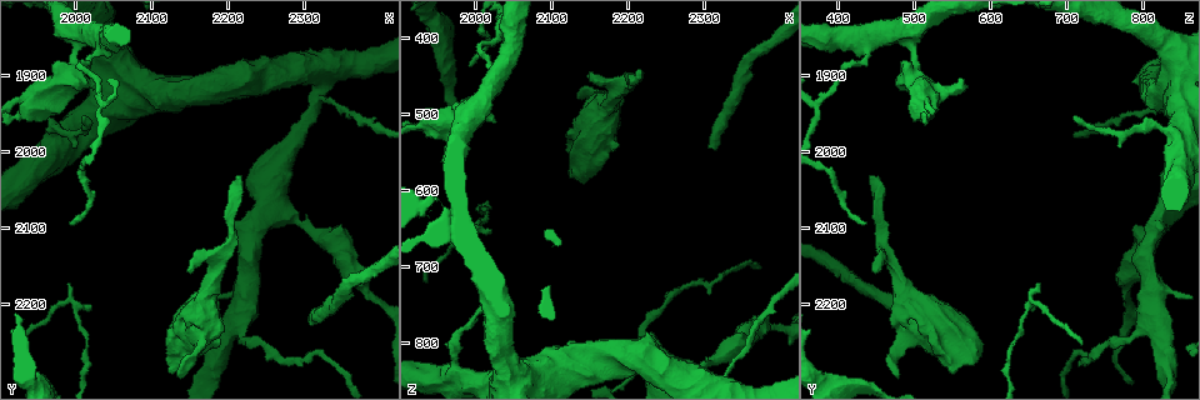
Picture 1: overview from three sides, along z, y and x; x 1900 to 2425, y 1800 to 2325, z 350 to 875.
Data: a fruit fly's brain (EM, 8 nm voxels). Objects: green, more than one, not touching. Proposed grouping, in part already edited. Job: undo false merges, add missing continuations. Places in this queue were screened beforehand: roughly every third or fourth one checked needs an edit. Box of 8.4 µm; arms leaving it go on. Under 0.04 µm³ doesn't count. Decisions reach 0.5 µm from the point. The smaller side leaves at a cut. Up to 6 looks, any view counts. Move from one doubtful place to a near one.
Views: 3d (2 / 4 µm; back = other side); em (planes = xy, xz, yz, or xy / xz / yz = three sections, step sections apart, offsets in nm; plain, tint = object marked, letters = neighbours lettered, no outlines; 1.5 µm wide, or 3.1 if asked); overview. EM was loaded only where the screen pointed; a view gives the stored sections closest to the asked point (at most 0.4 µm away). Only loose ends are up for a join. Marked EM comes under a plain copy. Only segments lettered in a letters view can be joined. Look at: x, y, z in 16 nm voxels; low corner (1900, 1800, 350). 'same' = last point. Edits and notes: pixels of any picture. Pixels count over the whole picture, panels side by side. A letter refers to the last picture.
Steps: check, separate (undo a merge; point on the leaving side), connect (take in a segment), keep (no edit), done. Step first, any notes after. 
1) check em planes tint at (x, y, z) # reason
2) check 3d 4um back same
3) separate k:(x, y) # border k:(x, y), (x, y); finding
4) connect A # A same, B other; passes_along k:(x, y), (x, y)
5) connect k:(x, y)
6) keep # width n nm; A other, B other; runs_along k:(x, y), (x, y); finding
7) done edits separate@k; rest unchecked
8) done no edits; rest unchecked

check 3d 2um at (2400, 2195, 780) # narrows sharply

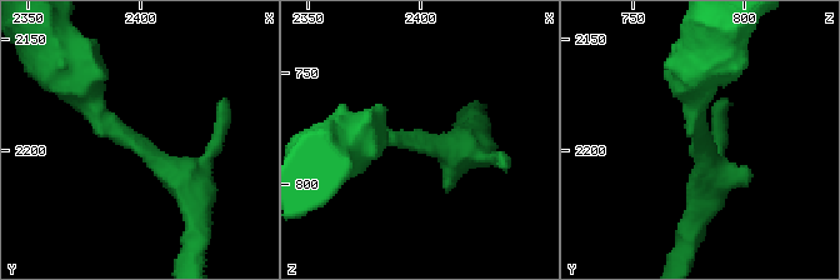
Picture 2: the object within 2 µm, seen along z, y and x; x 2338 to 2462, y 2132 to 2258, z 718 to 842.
check em planes letters at (2397, 2195, 781) # arm_widths 220, 400 nm

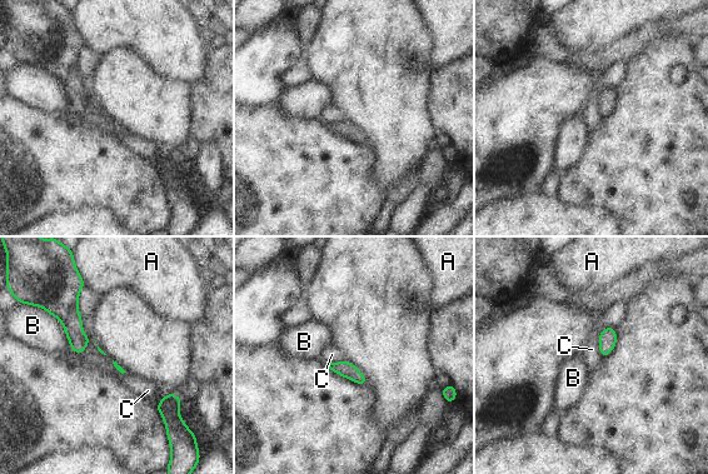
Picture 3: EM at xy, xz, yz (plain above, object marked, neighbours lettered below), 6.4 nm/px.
keep # A other, B other, C other; border 3:(83, 319), (83, 332), (105, 355); one neuron here

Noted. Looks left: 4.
check em xz step 4 letters at (2215, 2035, 440)

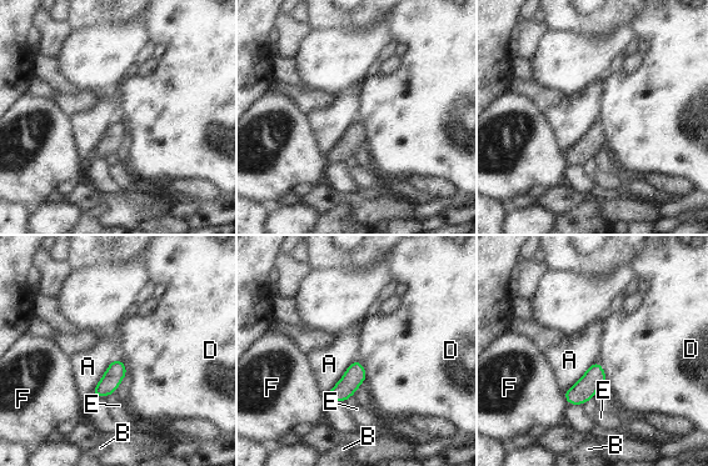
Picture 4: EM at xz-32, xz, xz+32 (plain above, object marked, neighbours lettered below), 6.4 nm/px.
check em planes letters same

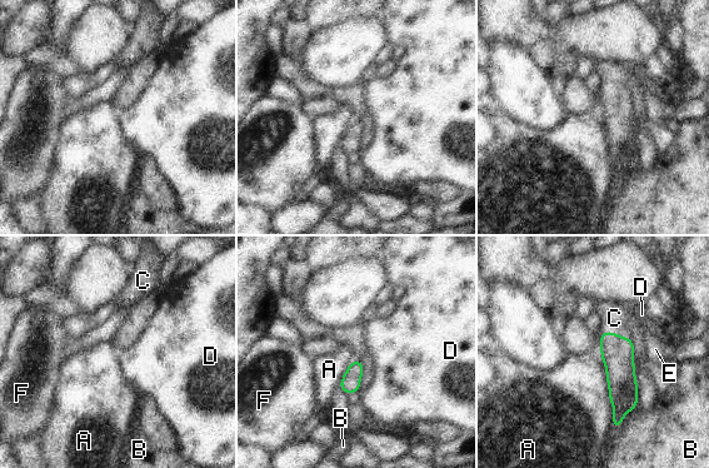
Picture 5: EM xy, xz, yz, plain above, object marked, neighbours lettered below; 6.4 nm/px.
connect C # longest_contact A 500 nm; A other, B other, C same, D other, E other, F other; passes_along 5:(617, 353), (615, 333), (614, 318); the neuron continues

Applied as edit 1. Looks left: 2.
done edits connect@5; rest unchecked

